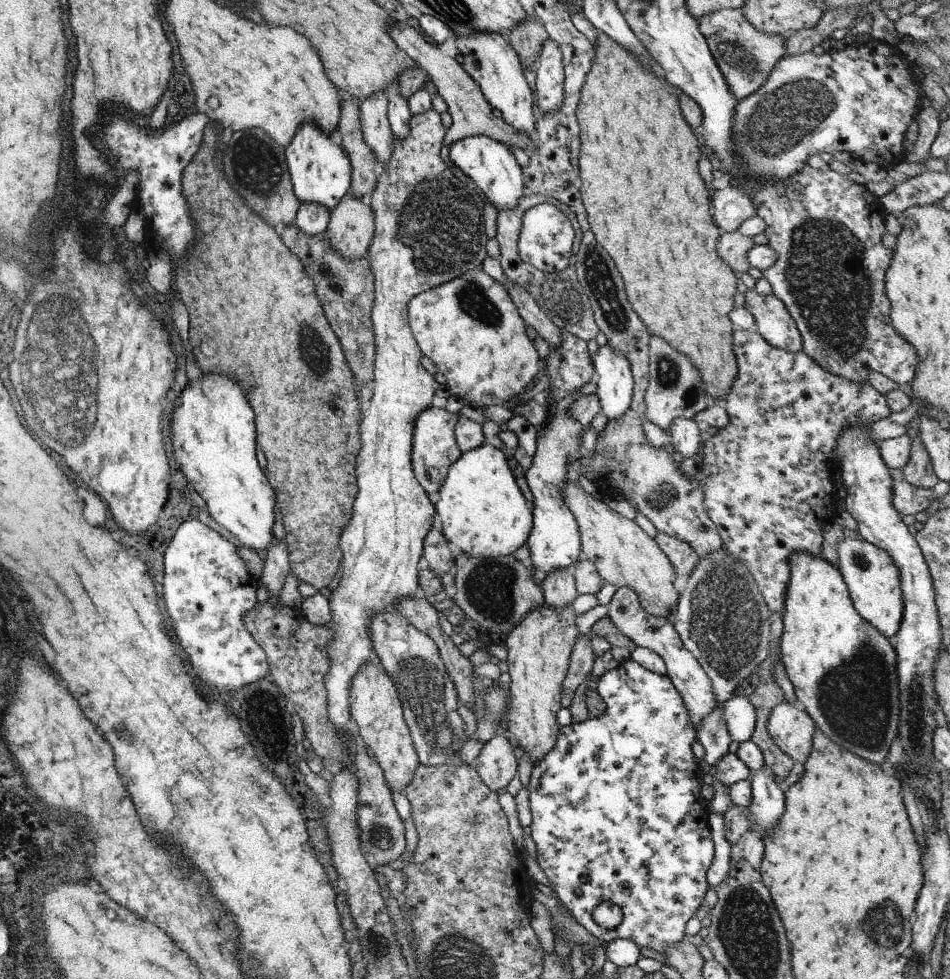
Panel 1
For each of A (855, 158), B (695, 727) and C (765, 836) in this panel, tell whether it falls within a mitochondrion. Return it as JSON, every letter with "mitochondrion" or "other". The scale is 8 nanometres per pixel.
{"A":"other","B":"other","C":"other"}

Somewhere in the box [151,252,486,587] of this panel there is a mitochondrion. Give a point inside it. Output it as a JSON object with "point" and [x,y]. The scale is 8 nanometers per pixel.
{"point":[315,350]}

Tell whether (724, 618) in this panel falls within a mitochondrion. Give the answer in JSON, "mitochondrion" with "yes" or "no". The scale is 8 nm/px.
{"mitochondrion":"yes"}

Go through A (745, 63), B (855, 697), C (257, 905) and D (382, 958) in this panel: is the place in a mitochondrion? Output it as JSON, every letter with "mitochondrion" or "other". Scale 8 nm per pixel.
{"A":"mitochondrion","B":"mitochondrion","C":"other","D":"mitochondrion"}

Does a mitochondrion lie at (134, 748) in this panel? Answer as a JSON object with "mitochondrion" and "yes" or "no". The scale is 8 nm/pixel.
{"mitochondrion":"yes"}

